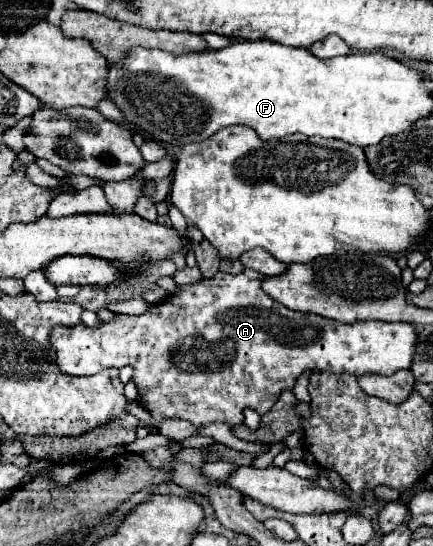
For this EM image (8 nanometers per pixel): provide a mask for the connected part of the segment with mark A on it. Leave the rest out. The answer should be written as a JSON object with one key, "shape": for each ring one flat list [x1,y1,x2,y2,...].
{"shape":[[244,270,242,274,218,272,214,278,202,278,196,284,186,284,168,296,160,304,148,306,140,316,116,316,110,322,100,320,96,328,76,324,72,328,54,326,50,330,50,344,54,350,54,362,60,374,66,376,92,376,104,368,132,366,132,382,138,390,138,402,152,416,156,428,162,418,188,420,194,428,226,422,238,426,244,422,244,410,252,408,260,416,274,406,276,398,284,390,292,390,298,376,306,370,332,370,348,372,354,376,380,374,390,376,398,370,408,370,416,352,416,332,404,322,356,322,340,324,330,318,316,316,316,338,302,338,298,324,310,324,310,314,298,314,268,298,262,292,260,282,264,276,256,270]]}

